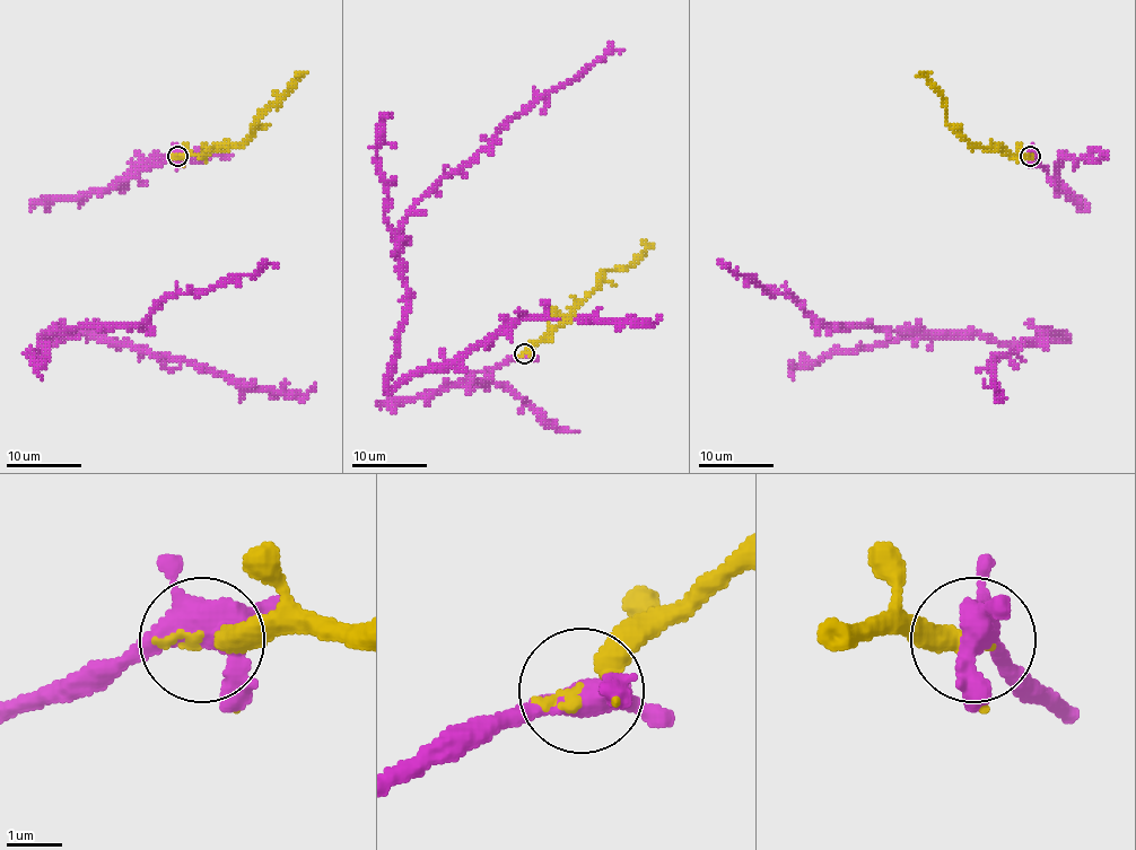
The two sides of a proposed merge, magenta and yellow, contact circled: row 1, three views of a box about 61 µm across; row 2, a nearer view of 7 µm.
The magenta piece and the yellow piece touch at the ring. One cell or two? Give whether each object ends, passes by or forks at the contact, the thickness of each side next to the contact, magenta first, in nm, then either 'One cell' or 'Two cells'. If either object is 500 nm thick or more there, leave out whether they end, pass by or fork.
At the ring magenta forks. At the ring yellow ends. Thickness 440 nm (magenta) against 280 nm. One cell

